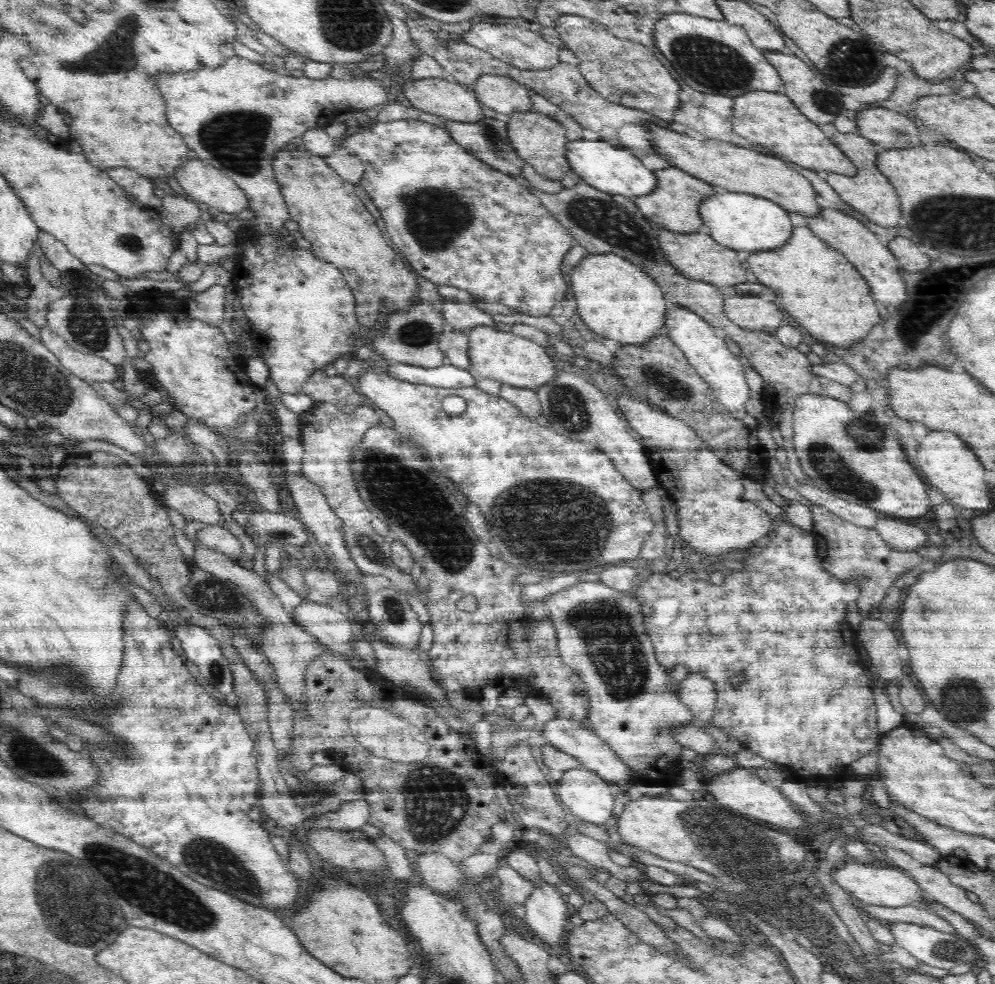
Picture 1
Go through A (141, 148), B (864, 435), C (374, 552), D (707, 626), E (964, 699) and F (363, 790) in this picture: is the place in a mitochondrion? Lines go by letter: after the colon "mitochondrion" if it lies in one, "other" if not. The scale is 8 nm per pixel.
A: other
B: mitochondrion
C: mitochondrion
D: mitochondrion
E: mitochondrion
F: other

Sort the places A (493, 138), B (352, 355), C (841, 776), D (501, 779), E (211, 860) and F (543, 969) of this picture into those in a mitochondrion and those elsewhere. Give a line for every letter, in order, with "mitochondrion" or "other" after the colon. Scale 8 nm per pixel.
A: mitochondrion
B: other
C: other
D: other
E: mitochondrion
F: other

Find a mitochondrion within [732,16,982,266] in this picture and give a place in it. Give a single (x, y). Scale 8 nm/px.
(855, 60)

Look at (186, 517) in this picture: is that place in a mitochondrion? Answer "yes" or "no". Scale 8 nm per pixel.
no

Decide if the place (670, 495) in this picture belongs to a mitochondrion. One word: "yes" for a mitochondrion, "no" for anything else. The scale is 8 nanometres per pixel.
no

